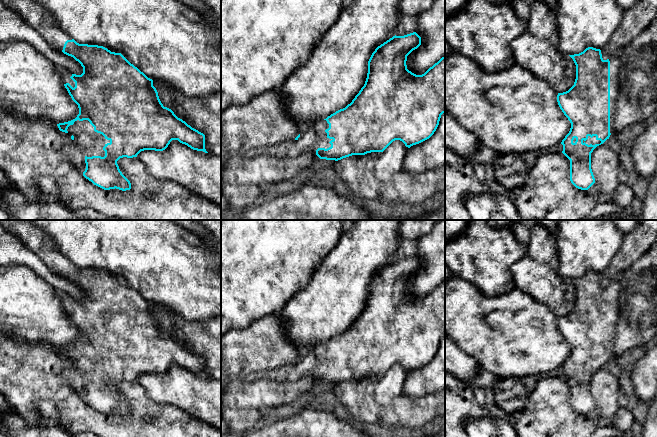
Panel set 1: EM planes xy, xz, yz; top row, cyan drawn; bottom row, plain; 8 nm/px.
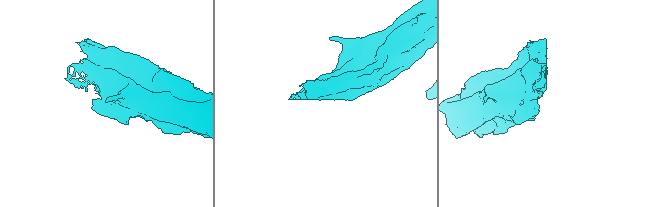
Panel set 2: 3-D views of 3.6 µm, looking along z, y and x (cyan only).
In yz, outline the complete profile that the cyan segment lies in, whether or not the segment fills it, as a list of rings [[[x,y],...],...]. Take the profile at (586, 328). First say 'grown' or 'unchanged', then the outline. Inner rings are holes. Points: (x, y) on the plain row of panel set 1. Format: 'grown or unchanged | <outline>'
grown | [[[593,271],[586,272],[579,278],[569,279],[576,289],[576,303],[574,309],[566,316],[558,317],[557,326],[571,347],[569,357],[562,364],[562,377],[570,384],[570,405],[578,413],[588,414],[595,402],[591,393],[591,377],[603,368],[615,355],[616,324],[619,318],[619,283],[612,280],[607,284],[602,282],[601,274]]]

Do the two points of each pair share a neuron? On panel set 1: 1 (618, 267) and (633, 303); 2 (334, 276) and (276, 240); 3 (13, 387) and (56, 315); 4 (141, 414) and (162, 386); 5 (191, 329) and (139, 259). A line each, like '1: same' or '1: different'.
1: different
2: different
3: different
4: different
5: different

